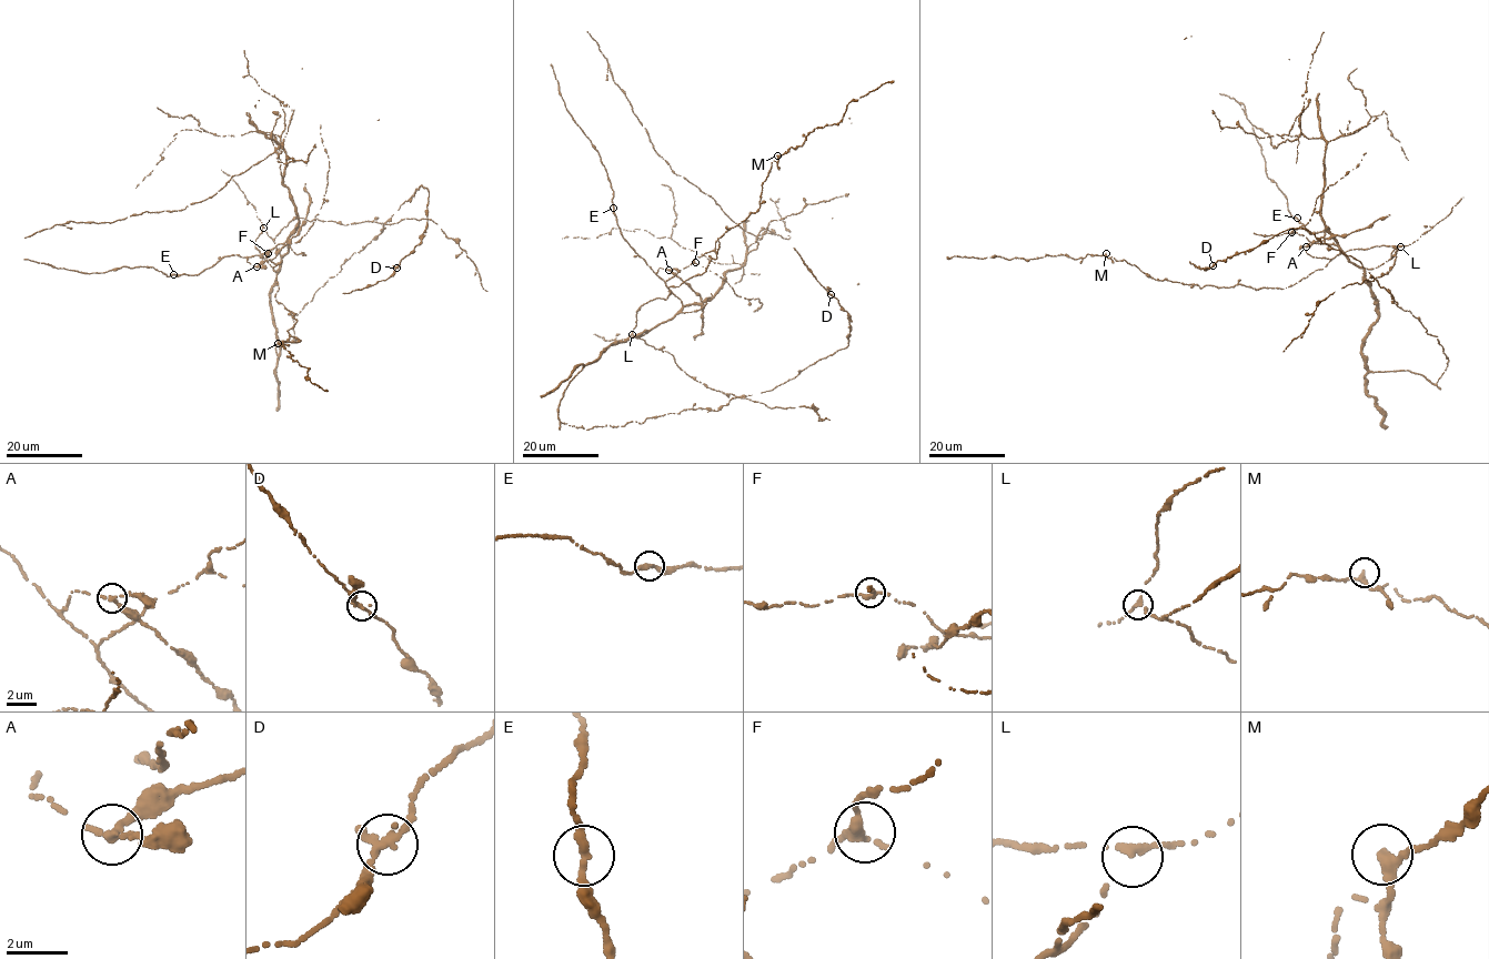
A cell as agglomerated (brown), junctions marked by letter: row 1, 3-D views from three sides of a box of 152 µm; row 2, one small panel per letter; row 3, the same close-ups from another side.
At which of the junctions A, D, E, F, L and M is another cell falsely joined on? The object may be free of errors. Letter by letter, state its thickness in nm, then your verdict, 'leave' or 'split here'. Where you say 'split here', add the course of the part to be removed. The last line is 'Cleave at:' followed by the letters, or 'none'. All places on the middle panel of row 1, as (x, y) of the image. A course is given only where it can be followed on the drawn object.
A: calibre 280 nm; split here; course (670, 270), (701, 295), (702, 331), (694, 340)
D: calibre 320 nm; leave
E: calibre 280 nm; leave
F: calibre 320 nm; leave
L: calibre 240 nm; leave
M: calibre 280 nm; leave
Cleave at: A

